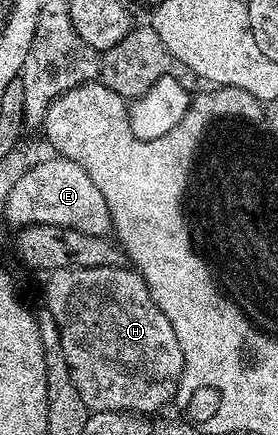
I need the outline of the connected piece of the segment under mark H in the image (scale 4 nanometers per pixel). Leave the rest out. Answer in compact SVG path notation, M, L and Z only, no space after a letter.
M114 266L111 268L64 268L48 273L45 280L44 307L52 314L57 323L57 329L63 342L63 354L67 358L67 366L71 370L71 382L75 382L75 390L79 390L79 398L83 398L90 413L95 412L127 412L130 414L145 414L157 412L165 403L172 401L177 395L177 383L183 374L183 350L179 346L179 338L175 338L175 330L171 322L167 322L167 314L157 308L157 303L151 298L145 280L140 272L129 266Z

